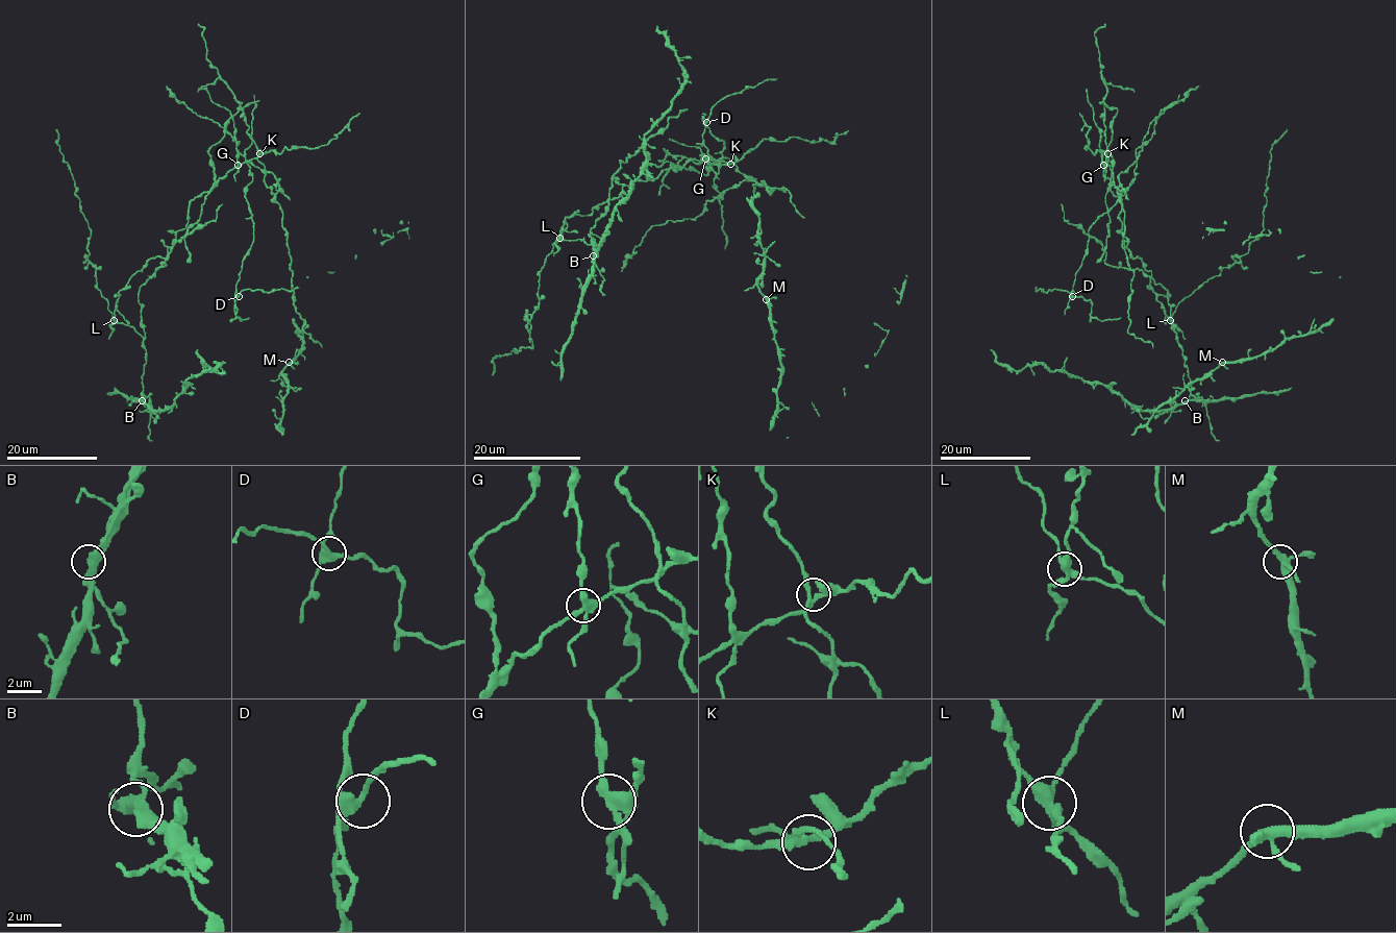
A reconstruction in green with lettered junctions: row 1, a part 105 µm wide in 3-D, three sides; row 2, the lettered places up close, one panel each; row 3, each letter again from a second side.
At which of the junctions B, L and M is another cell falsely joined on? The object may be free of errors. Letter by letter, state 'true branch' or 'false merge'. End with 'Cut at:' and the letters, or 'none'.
B: true branch
L: false merge
M: true branch
Cut at: L

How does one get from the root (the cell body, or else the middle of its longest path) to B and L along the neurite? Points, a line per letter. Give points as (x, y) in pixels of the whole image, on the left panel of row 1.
B: (264, 180), (255, 157), (232, 168), (190, 202), (167, 255), (119, 291), (115, 319), (145, 349), (142, 400)
L: (264, 180), (264, 166), (252, 157), (195, 197), (167, 255), (151, 259), (119, 291), (114, 320)

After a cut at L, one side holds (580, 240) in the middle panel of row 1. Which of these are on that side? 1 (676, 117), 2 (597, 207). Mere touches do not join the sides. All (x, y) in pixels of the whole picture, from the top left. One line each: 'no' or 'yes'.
1: yes
2: no

